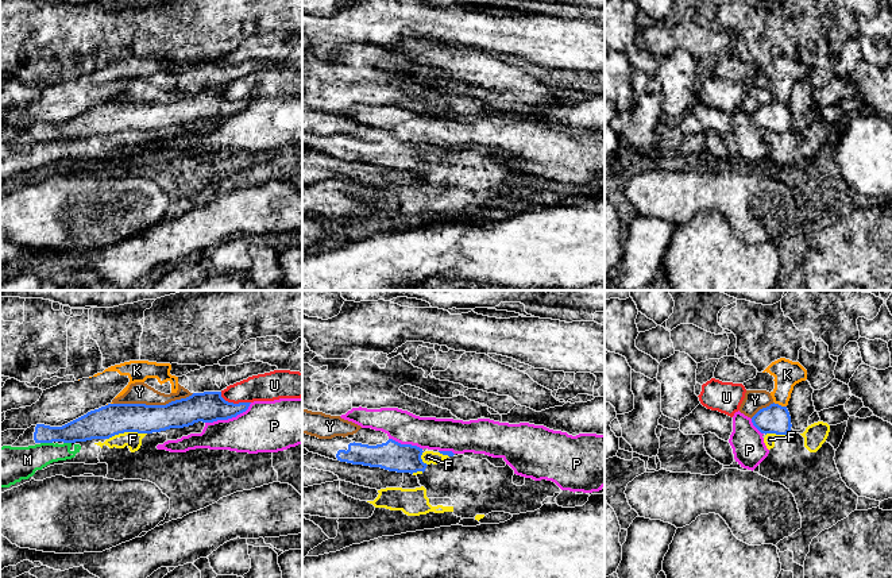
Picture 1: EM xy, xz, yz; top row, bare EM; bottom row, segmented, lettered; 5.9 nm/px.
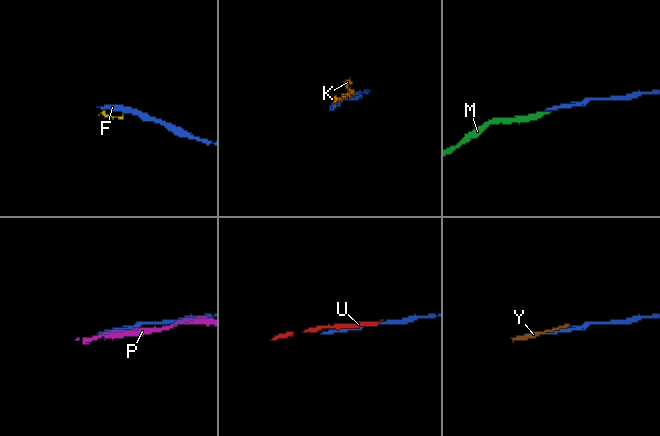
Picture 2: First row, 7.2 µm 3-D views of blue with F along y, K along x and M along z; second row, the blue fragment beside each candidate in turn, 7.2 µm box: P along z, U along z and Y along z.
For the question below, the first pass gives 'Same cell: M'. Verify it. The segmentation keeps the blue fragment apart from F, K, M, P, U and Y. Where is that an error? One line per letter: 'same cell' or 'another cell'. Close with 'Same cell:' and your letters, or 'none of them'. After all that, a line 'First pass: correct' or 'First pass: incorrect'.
F: another cell
K: another cell
M: another cell
P: another cell
U: another cell
Y: another cell
Same cell: none of them
First pass: incorrect

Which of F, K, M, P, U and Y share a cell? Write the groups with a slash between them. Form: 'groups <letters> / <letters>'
groups F M / K / P / U / Y

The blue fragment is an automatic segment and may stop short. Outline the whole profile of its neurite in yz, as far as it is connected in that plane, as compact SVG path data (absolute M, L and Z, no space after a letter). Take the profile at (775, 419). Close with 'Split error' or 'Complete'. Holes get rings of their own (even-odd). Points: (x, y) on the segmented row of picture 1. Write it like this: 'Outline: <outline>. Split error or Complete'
Outline: M771 404L766 408L760 409L752 417L753 425L761 434L776 434L776 435L787 435L791 432L791 416L787 406L781 406L779 404Z. Complete

